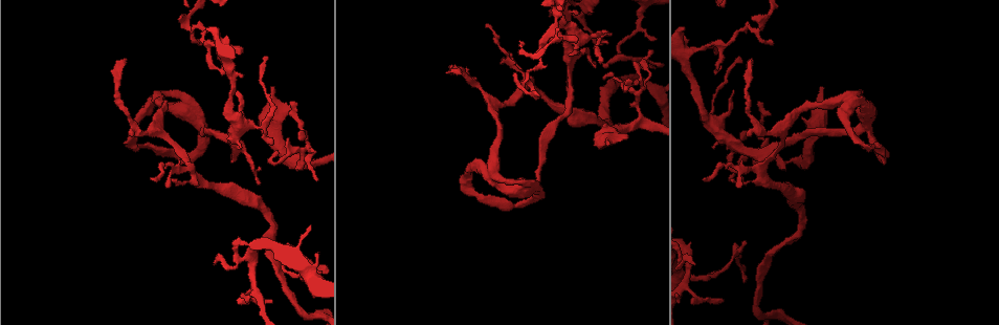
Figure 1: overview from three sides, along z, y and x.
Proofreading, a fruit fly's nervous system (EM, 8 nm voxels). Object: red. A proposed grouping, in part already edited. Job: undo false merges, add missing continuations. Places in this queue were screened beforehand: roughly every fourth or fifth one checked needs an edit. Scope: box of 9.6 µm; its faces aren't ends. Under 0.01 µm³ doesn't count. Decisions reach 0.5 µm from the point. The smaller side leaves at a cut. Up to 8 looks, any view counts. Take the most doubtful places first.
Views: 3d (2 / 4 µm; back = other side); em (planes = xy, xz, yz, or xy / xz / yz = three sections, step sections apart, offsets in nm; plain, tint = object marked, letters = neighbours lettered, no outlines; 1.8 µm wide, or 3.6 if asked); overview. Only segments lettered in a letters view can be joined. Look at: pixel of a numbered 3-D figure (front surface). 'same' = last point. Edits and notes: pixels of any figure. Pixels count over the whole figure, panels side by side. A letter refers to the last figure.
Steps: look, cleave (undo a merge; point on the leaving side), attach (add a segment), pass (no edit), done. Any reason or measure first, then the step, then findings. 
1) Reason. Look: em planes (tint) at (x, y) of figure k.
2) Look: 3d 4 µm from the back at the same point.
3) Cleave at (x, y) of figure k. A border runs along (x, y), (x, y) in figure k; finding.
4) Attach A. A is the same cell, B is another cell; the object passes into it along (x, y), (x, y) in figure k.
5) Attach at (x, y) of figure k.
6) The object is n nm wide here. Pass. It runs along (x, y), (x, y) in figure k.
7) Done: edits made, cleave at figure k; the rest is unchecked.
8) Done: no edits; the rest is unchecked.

Branch point. Look: 3d 2 µm from the back at (864, 125) of figure 1.

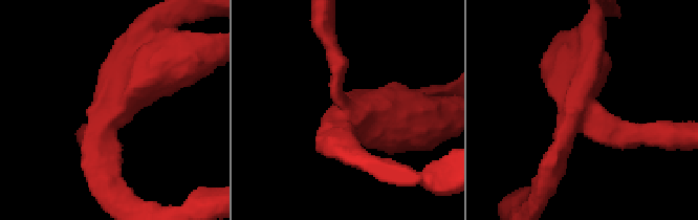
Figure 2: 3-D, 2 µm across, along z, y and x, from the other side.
3 arms meet here; the arms are 170, 220, 480 nm wide; now the EM. Look: em planes (letters) at (347, 114) of figure 2.

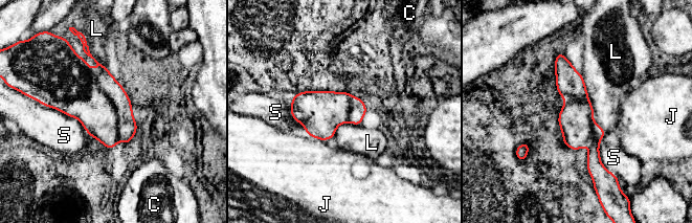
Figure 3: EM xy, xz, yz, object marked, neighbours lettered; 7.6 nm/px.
The object is 260 nm wide here. Pass. C, J, L and S are other cells; a border runs along (582, 76), (593, 119), (605, 132) in figure 3; continuous, no second cell.

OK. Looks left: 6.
Small branch off a trunk. Look: 3d 2 µm at (641, 18) of figure 1.

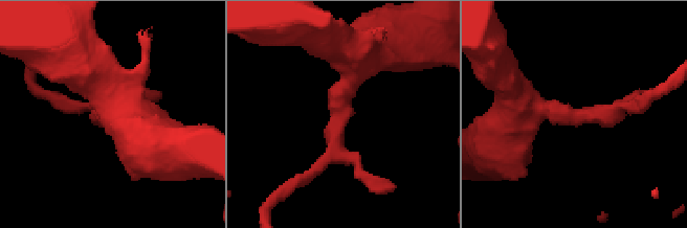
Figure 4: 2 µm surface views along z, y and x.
Look: em yz step 8 (tint) at (571, 115) of figure 4.

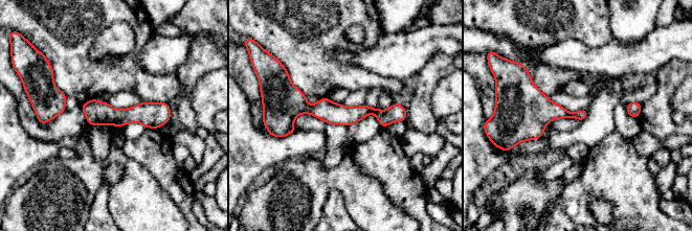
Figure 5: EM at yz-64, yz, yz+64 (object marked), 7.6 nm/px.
Another direction. Look: em planes (letters) at the same point.

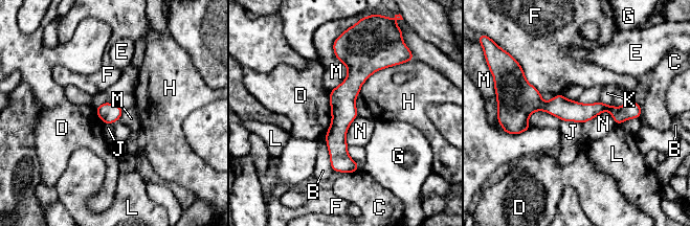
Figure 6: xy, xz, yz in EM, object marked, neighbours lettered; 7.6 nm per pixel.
Pass. B, C, D, E, F, G, H, J, K, L, M and N are other cells; it runs along (340, 49), (353, 62), (338, 128), (349, 170) in figure 6; all the same cell.

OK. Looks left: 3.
A fork. Look: em xz step 16 (letters) at (296, 159) of figure 1.

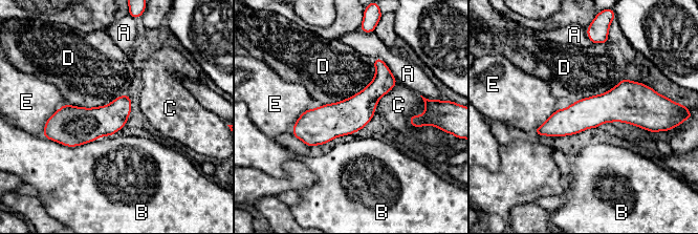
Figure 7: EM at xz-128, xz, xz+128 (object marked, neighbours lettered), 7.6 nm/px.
The object is 220 nm wide here. Pass. A, B, C, D and E are other cells; continuous, no second cell.

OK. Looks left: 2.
Done: no edits; the rest is unchecked.

